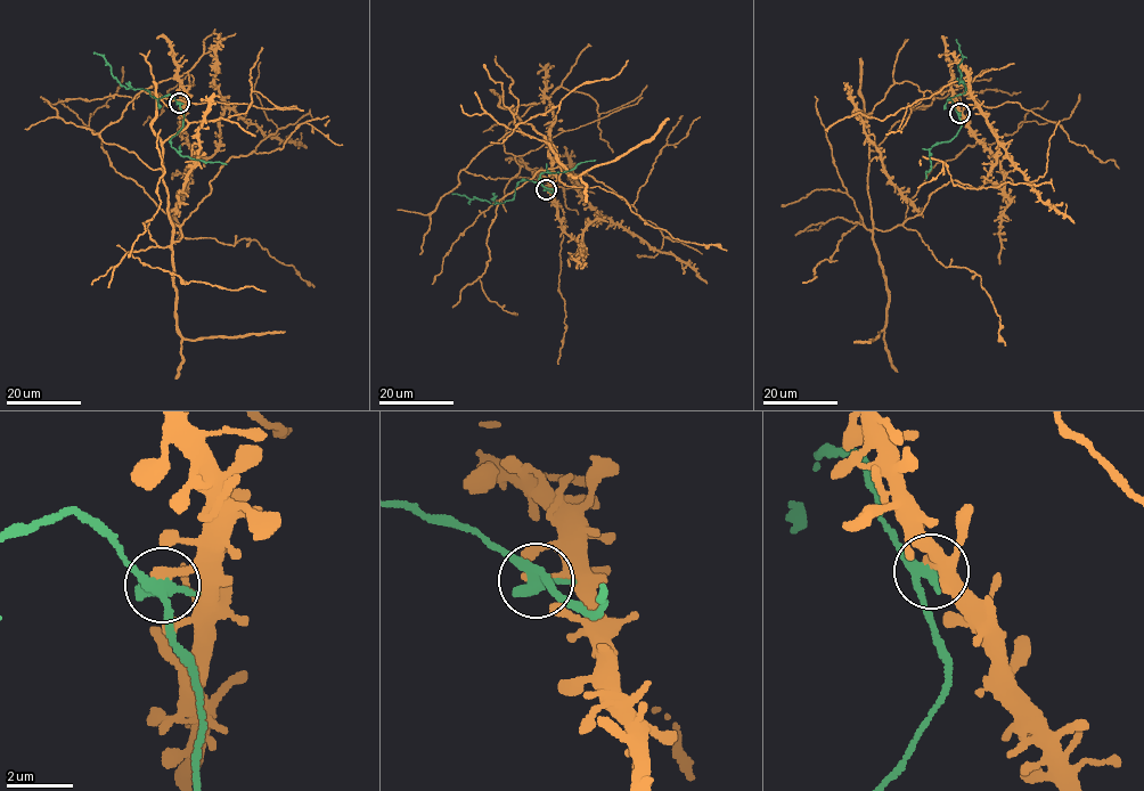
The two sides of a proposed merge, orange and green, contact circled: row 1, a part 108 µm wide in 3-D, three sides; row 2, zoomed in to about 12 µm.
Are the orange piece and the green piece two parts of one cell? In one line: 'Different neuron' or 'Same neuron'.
Different neuron

